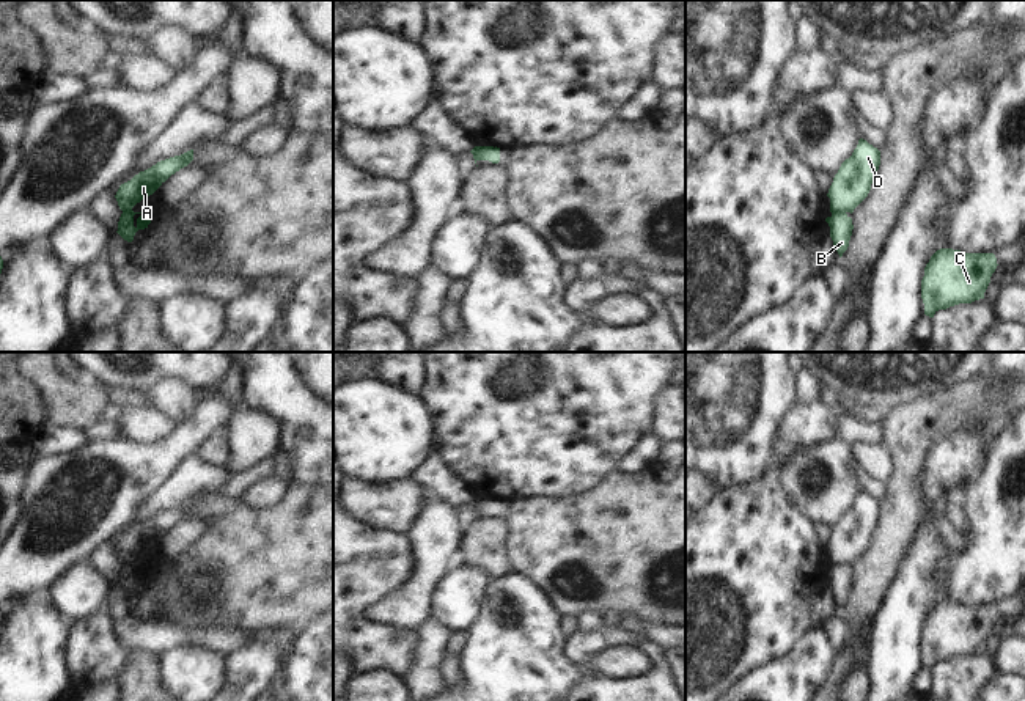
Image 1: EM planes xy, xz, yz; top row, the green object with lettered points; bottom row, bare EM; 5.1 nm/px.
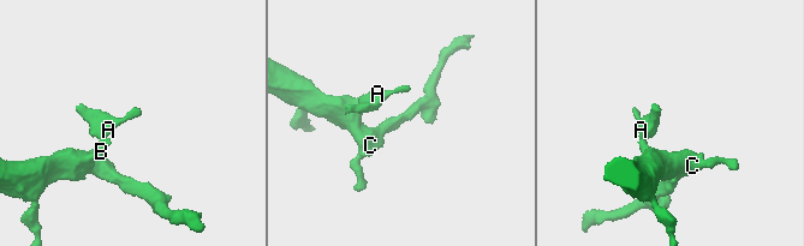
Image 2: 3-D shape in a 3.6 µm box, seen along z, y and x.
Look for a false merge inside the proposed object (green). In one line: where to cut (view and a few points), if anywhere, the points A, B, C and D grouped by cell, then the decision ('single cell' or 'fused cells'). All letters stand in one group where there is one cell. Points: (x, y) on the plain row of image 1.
cut in yz along (832, 563), (844, 565); A D / B C; fused cells

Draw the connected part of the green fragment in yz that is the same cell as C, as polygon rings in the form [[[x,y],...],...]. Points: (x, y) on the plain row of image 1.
[[[953,600],[937,602],[924,619],[921,651],[924,666],[984,651],[997,621],[994,605],[965,605]]]

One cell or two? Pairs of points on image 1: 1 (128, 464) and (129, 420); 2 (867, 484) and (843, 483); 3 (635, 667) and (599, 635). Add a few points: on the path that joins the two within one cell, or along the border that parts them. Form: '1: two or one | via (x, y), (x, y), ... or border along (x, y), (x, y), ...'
1: two | border along (165, 436), (148, 444), (118, 437)
2: two | border along (854, 470), (860, 489)
3: two | border along (648, 656), (629, 646), (609, 646), (580, 665)

